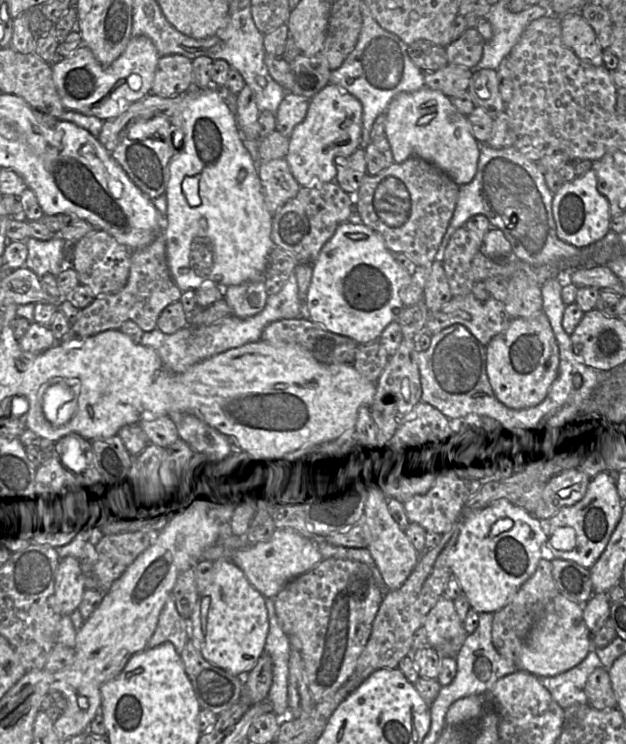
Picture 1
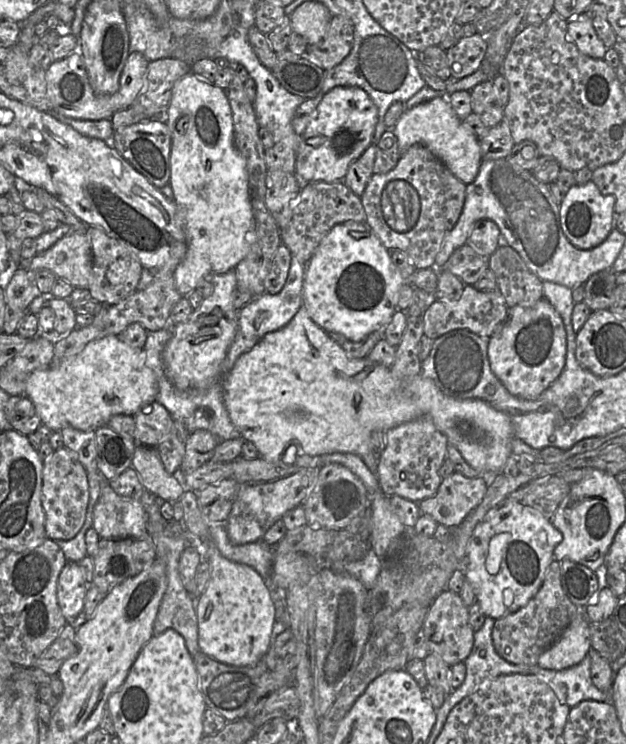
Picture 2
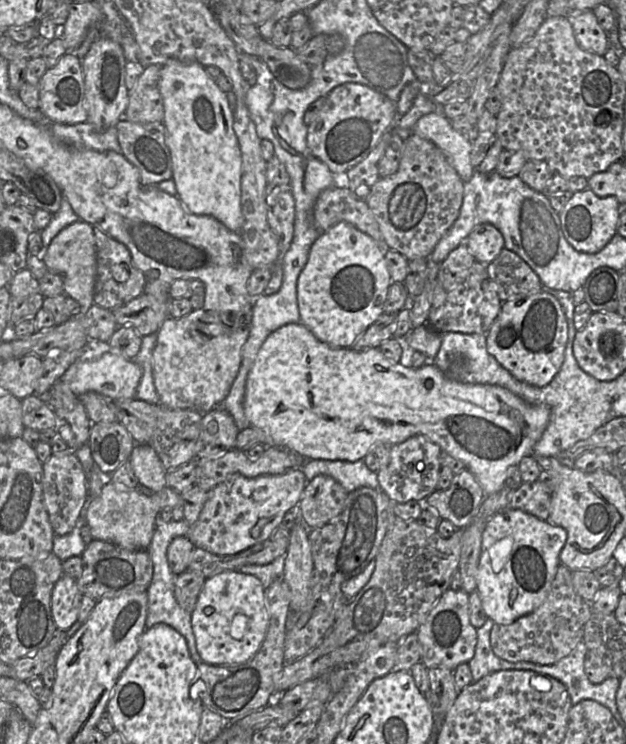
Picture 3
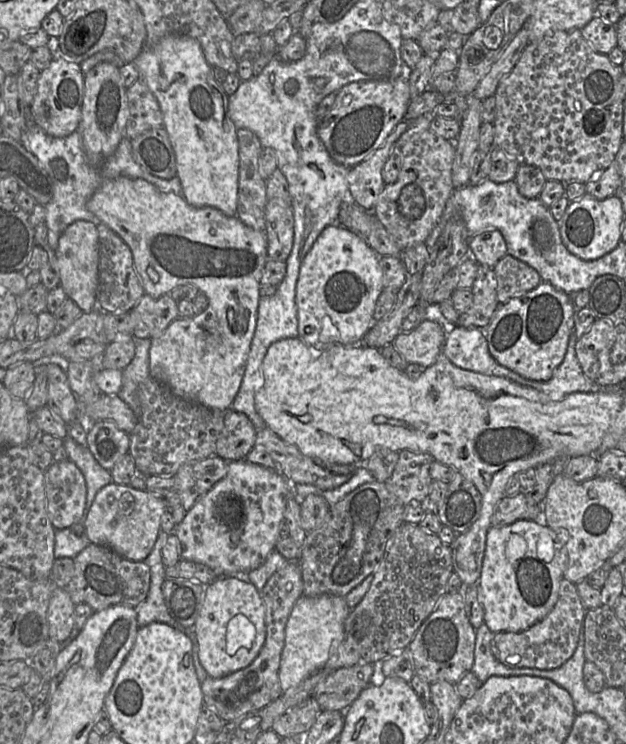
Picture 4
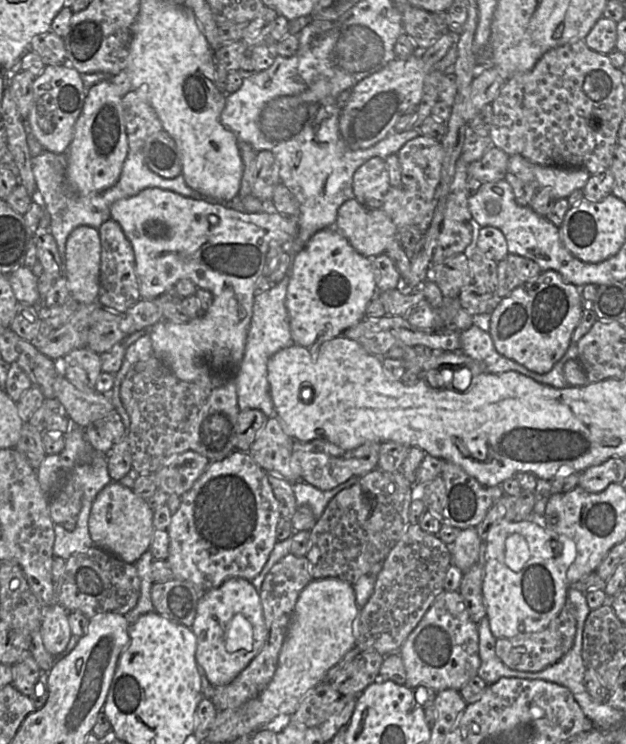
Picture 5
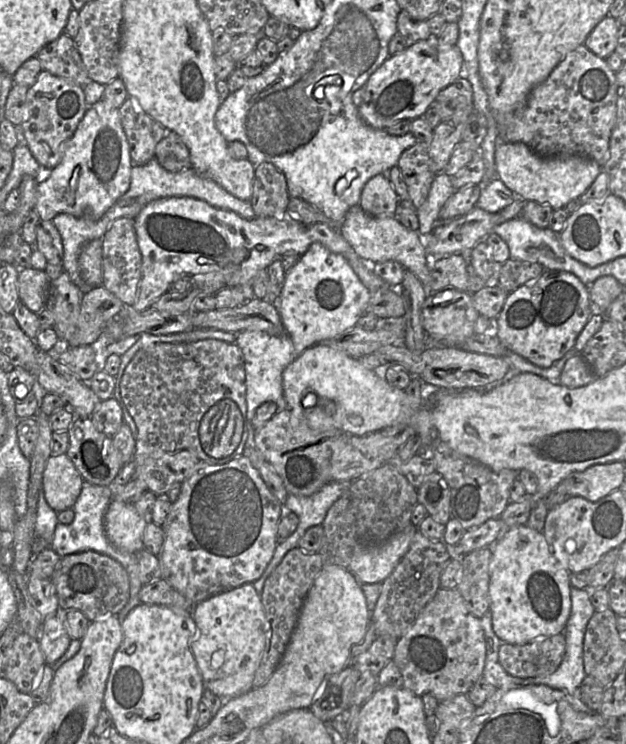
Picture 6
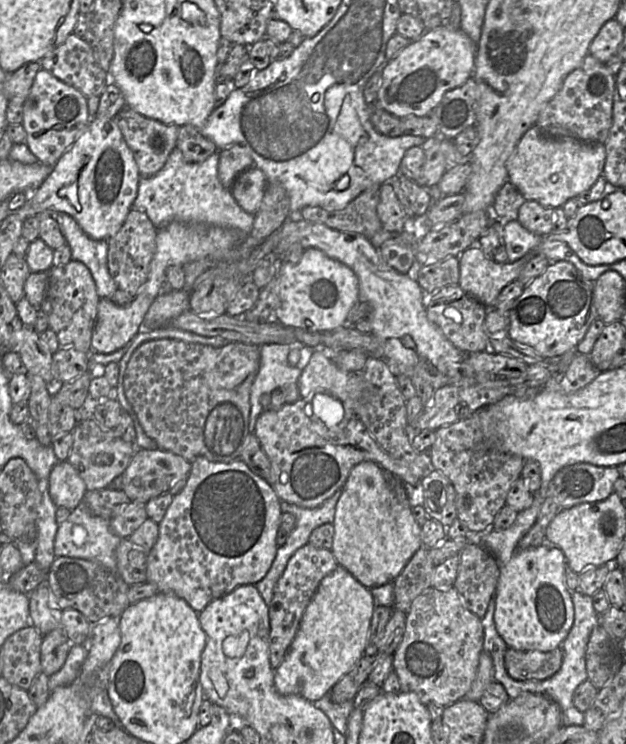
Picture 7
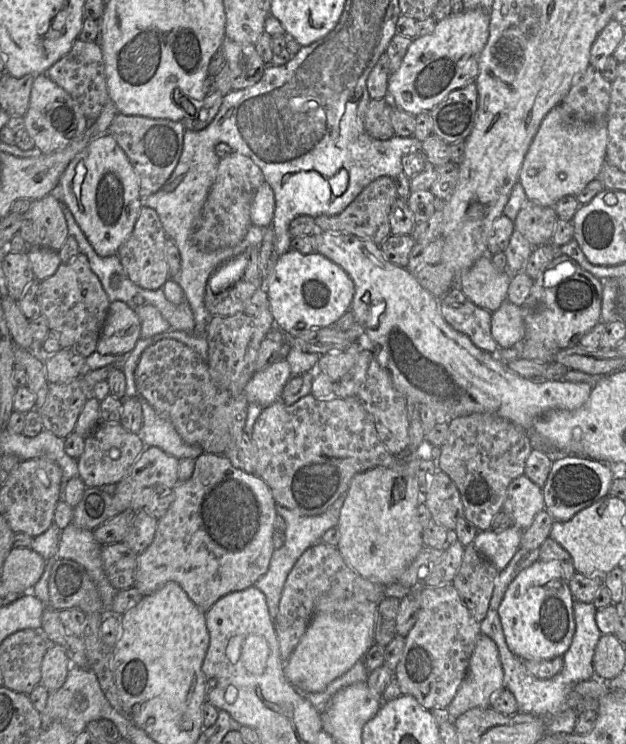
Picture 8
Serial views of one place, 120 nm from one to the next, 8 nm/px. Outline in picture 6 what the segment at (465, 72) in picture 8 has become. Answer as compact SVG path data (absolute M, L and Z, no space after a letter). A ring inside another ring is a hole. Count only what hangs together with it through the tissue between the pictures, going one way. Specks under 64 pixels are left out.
M430 37L389 56L365 84L363 102L358 106L361 119L375 129L385 130L400 120L423 117L439 92L462 78L463 57L456 45L440 45Z

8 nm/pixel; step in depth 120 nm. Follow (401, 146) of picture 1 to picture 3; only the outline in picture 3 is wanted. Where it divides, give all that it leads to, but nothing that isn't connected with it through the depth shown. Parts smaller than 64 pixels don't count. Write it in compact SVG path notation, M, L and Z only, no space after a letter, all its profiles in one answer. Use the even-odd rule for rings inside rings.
M441 111L422 116L413 126L411 133L440 148L464 183L472 178L475 172L471 163L473 143L468 137L455 131L450 120Z

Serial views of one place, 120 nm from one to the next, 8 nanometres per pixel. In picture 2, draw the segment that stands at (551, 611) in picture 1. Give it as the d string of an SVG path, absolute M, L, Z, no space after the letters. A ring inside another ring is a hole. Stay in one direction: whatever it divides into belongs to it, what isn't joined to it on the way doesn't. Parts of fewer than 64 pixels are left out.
M583 608L556 642L540 655L537 666L560 671L580 663L592 647L589 624Z

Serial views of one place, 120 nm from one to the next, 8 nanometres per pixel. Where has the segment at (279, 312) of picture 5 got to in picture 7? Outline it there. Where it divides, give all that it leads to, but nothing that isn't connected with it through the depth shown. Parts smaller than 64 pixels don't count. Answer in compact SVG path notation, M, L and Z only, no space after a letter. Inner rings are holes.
M269 343L260 346L260 366L250 391L249 431L254 432L256 420L263 412L261 396L270 394L276 388L286 389L286 403L294 403L300 398L298 380L302 369L308 364L313 350L301 347L301 359L297 366L290 366L289 343Z

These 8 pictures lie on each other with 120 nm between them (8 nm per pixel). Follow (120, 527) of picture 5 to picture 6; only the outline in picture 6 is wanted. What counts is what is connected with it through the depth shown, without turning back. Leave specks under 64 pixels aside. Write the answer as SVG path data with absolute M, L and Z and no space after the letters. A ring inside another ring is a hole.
M112 500L104 517L104 530L117 548L136 553L144 549L143 534L147 523L133 504Z

